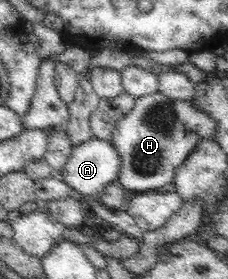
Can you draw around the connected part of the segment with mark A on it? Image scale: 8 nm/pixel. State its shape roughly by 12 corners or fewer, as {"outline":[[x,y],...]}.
{"outline":[[112,142],[73,145],[55,175],[84,195],[117,181]]}

